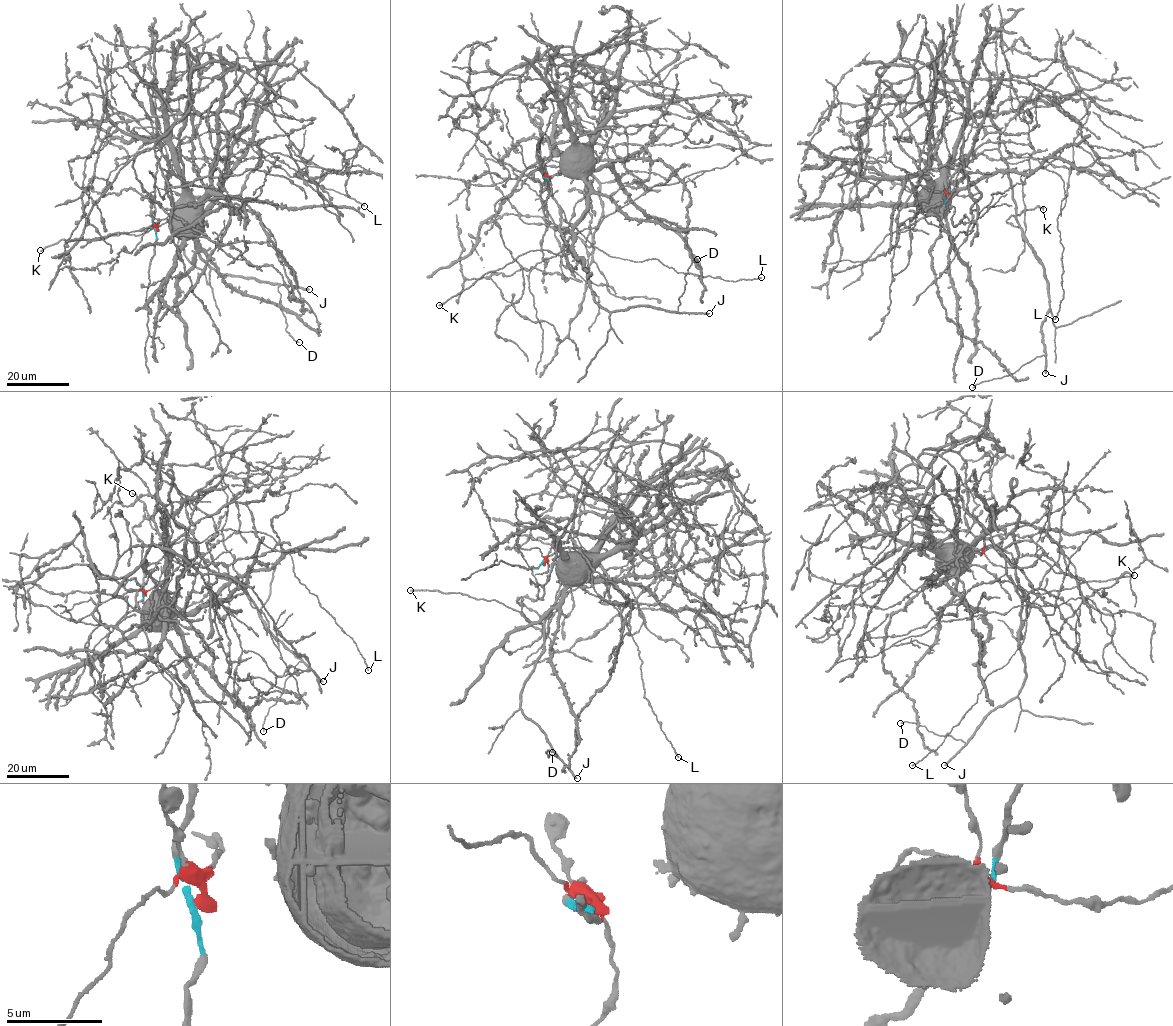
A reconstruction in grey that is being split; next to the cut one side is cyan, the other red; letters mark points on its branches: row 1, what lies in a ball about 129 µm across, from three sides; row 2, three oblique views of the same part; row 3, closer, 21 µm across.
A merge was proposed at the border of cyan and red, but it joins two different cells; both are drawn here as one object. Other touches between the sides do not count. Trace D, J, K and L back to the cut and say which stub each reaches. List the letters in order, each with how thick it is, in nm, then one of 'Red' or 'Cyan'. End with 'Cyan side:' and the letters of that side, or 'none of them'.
D: Thickness 160 nm. Cyan
J: Thickness 360 nm. Cyan
K: Thickness 240 nm. Cyan
L: Thickness 180 nm. Cyan
Cyan side: D, J, K, L

